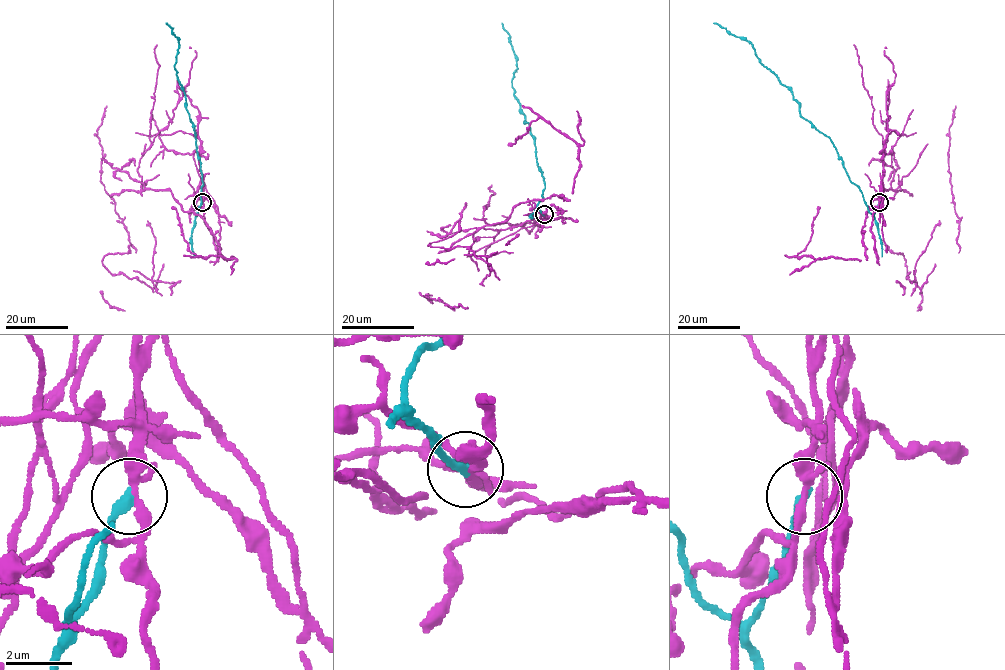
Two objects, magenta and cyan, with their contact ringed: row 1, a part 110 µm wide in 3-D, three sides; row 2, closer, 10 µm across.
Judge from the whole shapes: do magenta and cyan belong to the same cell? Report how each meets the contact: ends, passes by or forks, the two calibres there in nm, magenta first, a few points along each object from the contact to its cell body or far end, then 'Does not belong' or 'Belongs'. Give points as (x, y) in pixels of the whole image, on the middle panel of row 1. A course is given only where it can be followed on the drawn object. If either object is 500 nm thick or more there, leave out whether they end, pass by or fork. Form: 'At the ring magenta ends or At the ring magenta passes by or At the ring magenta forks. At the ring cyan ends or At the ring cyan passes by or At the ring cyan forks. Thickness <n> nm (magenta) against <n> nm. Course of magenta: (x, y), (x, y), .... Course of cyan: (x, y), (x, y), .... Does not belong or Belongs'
At the ring magenta forks. At the ring cyan ends. Thickness 240 nm (magenta) against 320 nm. Course of magenta: (544, 215), (539, 225), (488, 225), (483, 218), (484, 207), (489, 206), (492, 185). Course of cyan: (543, 215), (537, 206), (544, 181), (536, 160), (534, 137), (512, 86), (516, 58), (502, 22). Does not belong

